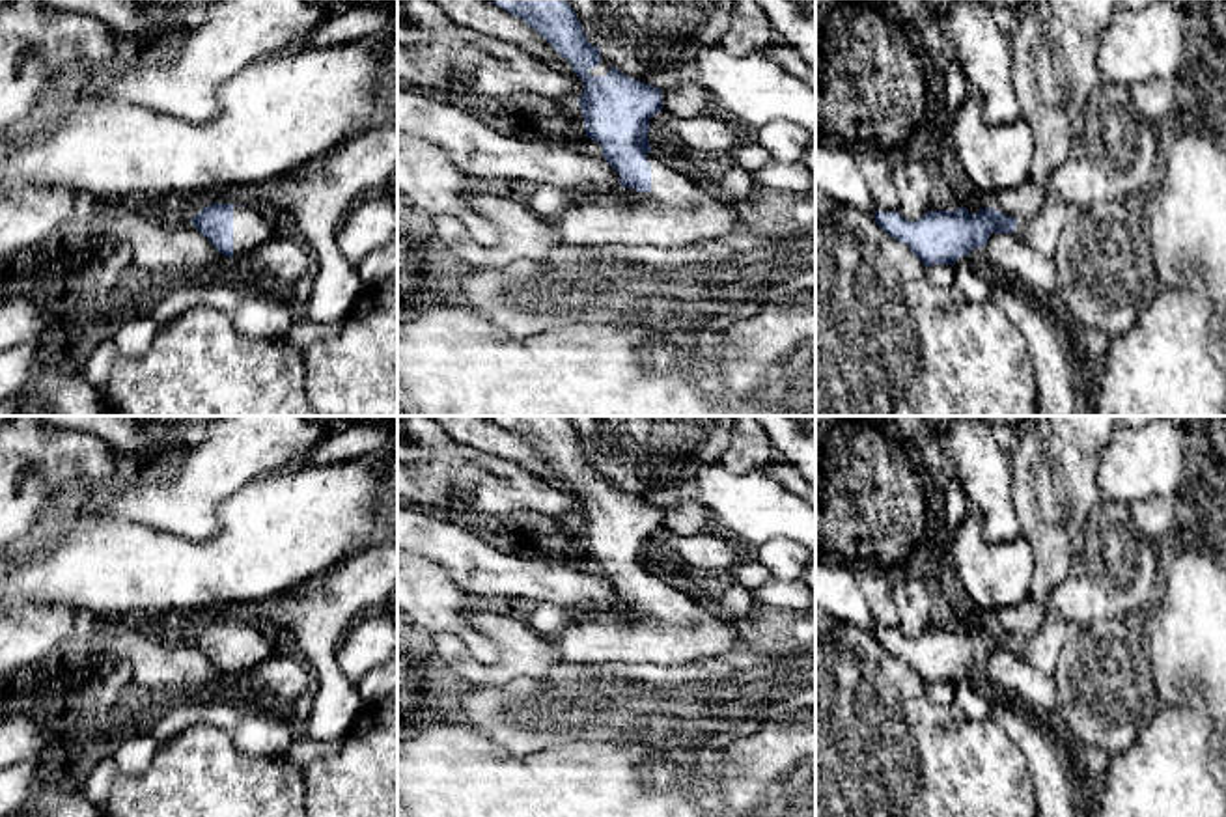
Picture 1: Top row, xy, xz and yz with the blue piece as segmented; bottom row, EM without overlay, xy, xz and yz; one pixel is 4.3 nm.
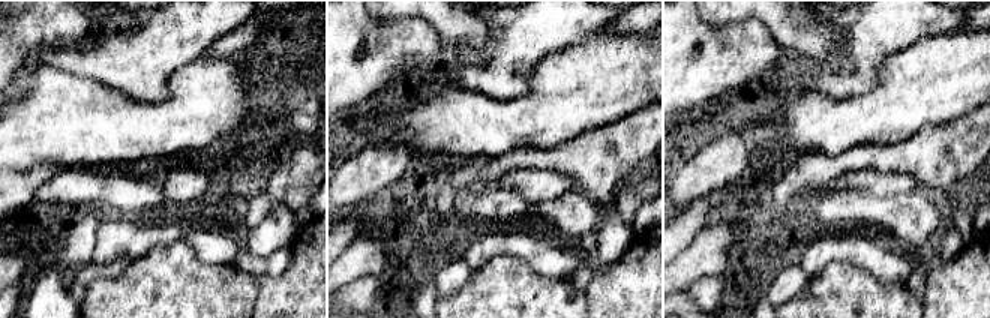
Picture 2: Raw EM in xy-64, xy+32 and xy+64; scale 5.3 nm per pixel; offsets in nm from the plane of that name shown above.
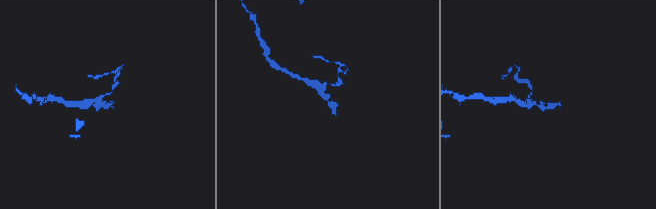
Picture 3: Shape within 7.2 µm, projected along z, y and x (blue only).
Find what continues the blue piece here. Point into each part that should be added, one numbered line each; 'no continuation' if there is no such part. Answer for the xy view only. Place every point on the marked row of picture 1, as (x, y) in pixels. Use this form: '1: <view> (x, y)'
1: xy (250, 230)

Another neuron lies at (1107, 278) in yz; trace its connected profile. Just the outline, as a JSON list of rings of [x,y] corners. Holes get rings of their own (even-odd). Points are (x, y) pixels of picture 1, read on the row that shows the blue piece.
[[[1120,201],[1080,211],[1066,226],[1052,261],[1058,272],[1056,295],[1067,306],[1077,332],[1099,328],[1110,338],[1123,334],[1163,289],[1140,222],[1142,209],[1127,209]]]

